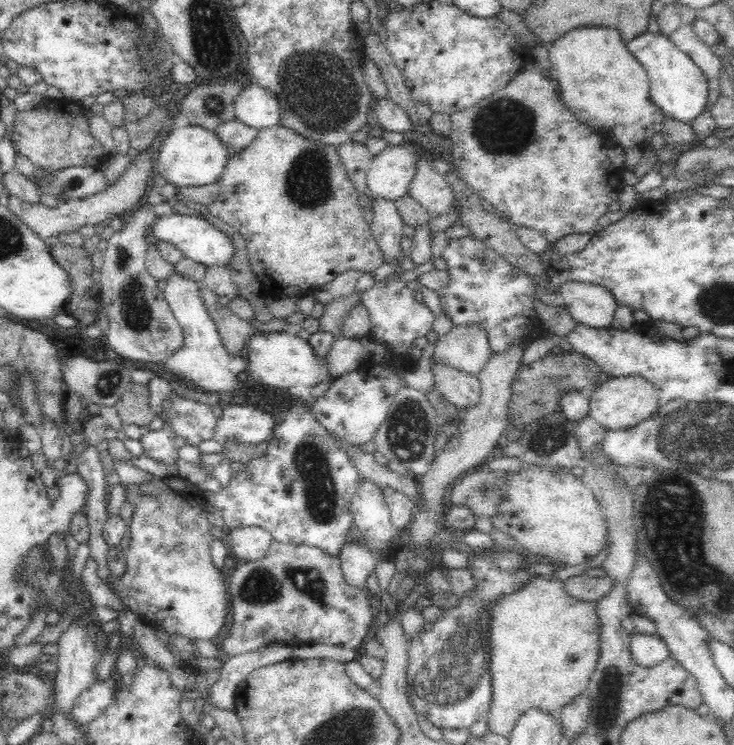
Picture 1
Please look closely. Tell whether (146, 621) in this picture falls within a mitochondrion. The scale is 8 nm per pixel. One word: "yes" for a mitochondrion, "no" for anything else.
no

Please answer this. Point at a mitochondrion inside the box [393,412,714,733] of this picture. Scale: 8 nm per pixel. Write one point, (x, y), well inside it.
(447, 672)

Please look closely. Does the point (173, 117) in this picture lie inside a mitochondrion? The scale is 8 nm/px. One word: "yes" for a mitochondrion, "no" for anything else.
no

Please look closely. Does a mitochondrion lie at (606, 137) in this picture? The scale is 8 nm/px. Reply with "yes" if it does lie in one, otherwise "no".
no

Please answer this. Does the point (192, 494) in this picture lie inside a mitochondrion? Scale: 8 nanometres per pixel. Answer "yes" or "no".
no

